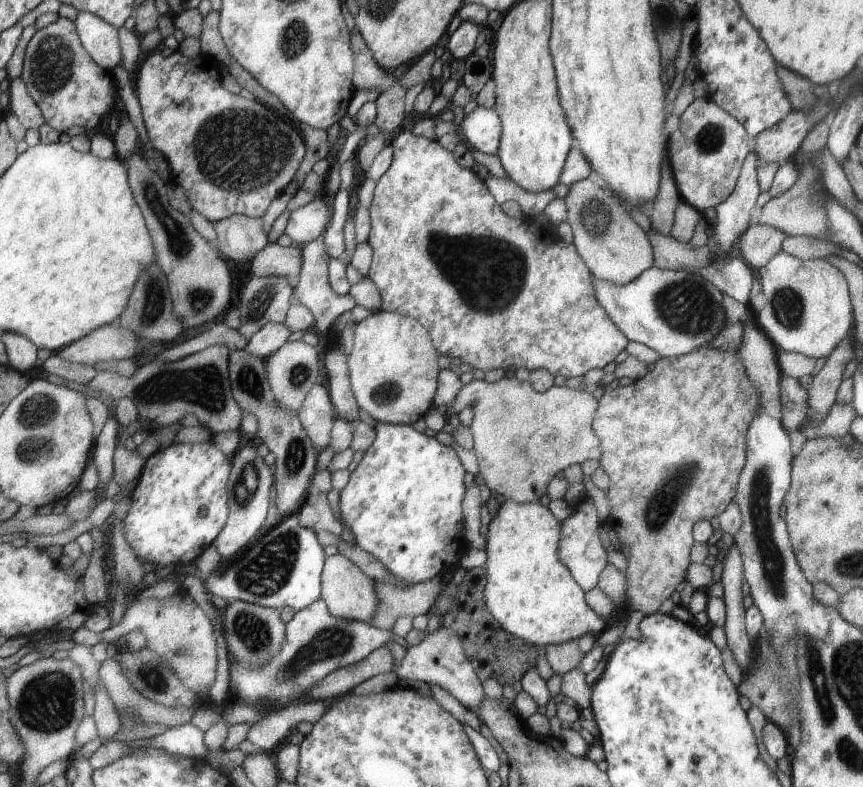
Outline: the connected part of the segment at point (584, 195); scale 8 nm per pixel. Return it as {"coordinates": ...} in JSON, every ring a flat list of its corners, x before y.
{"coordinates":[[591,177,584,178,569,186,565,201,566,221,572,226,573,243,593,276,612,284,628,284,653,266,654,252,647,232,608,188,598,186]]}

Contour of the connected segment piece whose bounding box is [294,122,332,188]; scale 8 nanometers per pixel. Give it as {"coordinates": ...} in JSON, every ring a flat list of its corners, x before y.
{"coordinates":[[300,122,298,124,302,128,302,134,305,134,306,141,306,156,302,160,302,166,299,167,298,174,294,177,300,188,307,173,312,170,316,162,324,158,328,159,332,146,330,146,330,137,327,130,312,128,312,126,300,124]]}

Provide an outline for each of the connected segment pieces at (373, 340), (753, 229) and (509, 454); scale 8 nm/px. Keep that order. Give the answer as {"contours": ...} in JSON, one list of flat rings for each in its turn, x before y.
{"contours":[[[371,312,356,326,354,344,348,355,348,374,357,406,362,416,371,423,411,425,424,417,434,406,441,369,437,347,429,331,414,318,396,312]],[[750,225,740,239,737,254,750,266,760,269,781,251,786,237,787,234,774,226]],[[504,376,492,383,485,379,472,379,470,383,462,386,450,406,458,413,472,414,470,429,474,438,473,448,484,484,492,492,497,492,501,500,534,503,546,501,546,486,558,472,573,464,586,460,598,461,599,457,602,457,601,439,593,429,598,404,599,401,592,395,592,390,574,390,566,385,552,385,552,388,540,393,533,389,529,380,520,382,516,377]]]}

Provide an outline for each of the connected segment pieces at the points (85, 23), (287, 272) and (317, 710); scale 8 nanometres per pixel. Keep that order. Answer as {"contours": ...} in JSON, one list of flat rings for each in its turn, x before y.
{"contours":[[[82,12,76,21,83,43,94,60,106,70,116,70,123,60,118,28,94,12]],[[277,242,268,243,251,261,254,277,282,276,295,287,302,268,301,246,283,247]],[[302,700,290,703,284,708,271,709,265,717,248,731,247,739,258,751,269,753,272,748,282,744,292,728,299,722,318,722,324,712,330,708,330,702,322,700]]]}

